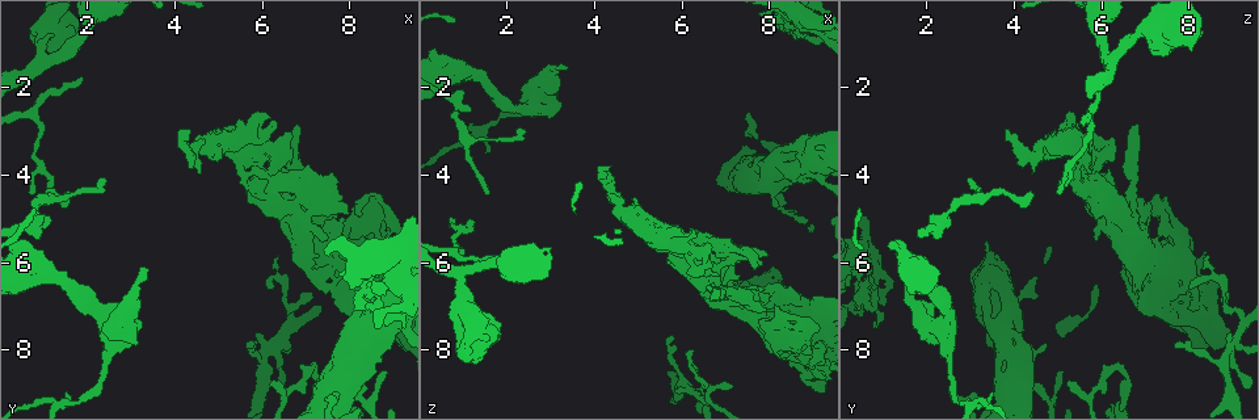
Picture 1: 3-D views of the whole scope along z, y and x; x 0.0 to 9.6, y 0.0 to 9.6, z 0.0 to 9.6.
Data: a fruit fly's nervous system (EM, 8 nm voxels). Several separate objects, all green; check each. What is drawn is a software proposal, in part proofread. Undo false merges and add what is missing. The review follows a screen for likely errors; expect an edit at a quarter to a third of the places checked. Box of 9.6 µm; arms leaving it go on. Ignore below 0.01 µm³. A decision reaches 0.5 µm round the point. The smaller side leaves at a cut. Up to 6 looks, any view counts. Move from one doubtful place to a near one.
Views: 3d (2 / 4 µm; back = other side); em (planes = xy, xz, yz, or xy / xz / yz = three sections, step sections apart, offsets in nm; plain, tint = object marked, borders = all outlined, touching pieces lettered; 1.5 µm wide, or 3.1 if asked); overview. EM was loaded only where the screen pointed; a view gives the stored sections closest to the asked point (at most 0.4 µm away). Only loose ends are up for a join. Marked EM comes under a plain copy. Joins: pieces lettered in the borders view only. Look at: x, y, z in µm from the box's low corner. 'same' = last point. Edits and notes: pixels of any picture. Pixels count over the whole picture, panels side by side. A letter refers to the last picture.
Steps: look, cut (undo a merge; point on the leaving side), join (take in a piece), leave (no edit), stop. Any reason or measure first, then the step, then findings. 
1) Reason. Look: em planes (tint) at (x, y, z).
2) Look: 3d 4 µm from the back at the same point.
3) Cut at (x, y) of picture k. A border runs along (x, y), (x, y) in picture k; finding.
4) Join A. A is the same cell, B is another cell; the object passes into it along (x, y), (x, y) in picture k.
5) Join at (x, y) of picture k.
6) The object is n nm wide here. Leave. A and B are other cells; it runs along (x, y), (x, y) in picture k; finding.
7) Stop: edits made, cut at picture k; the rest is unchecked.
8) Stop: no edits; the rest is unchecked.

Two arms at a narrow angle. Look: em planes (borders) at (5.95, 7.55, 8.95).

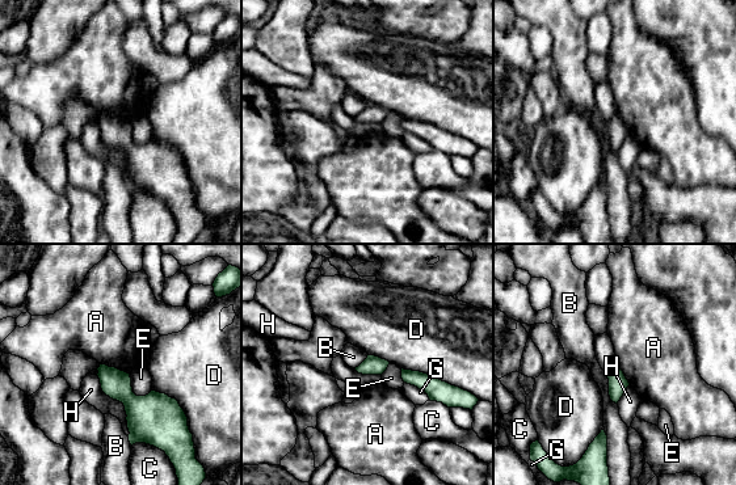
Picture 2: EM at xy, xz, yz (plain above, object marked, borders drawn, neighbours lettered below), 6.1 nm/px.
The object is 110 nm wide here. Leave. A, B, C, D, E, G and H are other cells; no lettered piece goes on from it.

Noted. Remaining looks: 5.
An open end. Look: em xz step 8 (tint) at (3.30, 6.15, 1.45).

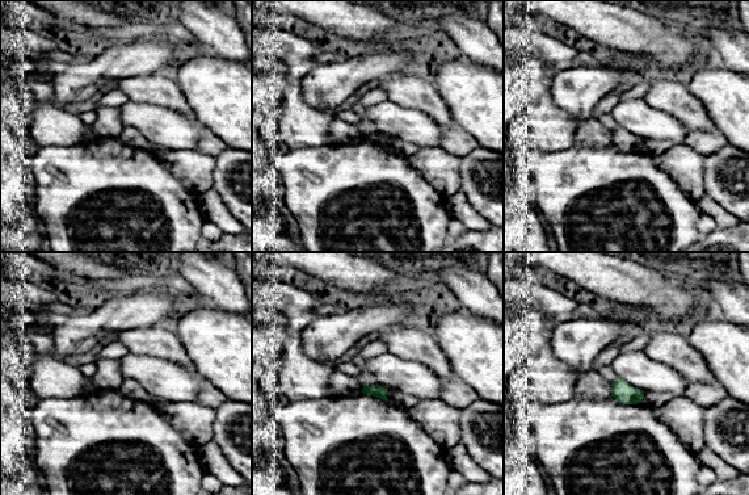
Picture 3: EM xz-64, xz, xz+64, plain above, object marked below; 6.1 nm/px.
Look: em planes (tint) at the same point.

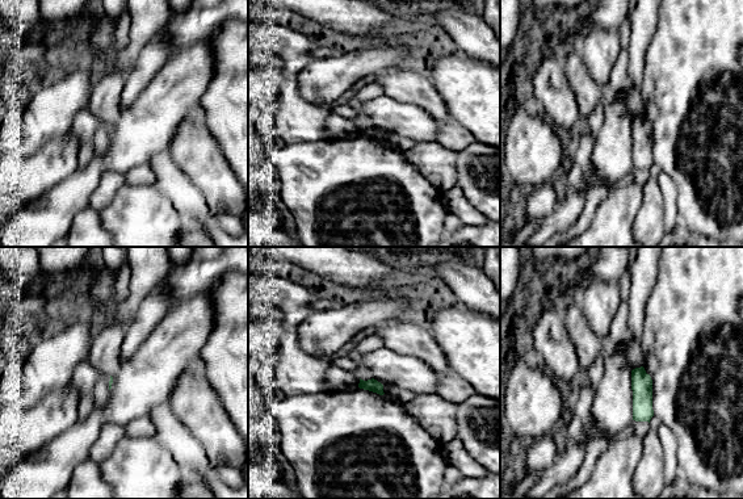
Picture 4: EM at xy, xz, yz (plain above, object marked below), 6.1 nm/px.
Look: em planes (borders) at the same point.

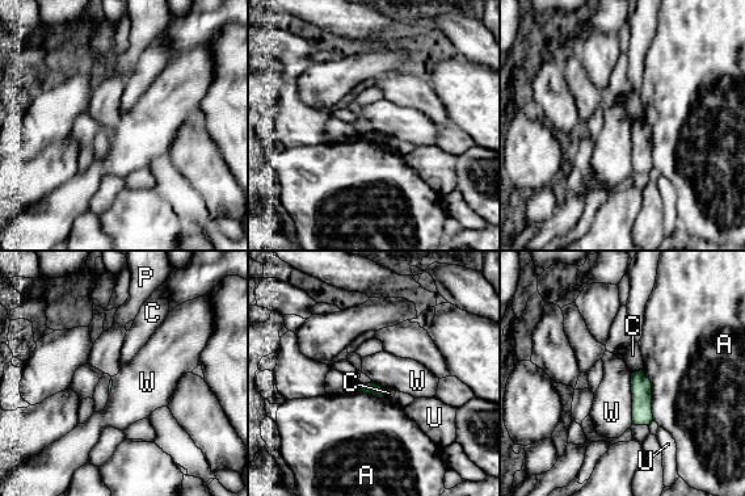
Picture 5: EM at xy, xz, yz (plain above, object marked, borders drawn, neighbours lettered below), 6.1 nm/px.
Leave. A, C, P, U and W are other cells; a border runs along (630, 374), (632, 423) in picture 5; none of them fits.

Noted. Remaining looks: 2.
Stop: no edits; the rest is unchecked.

